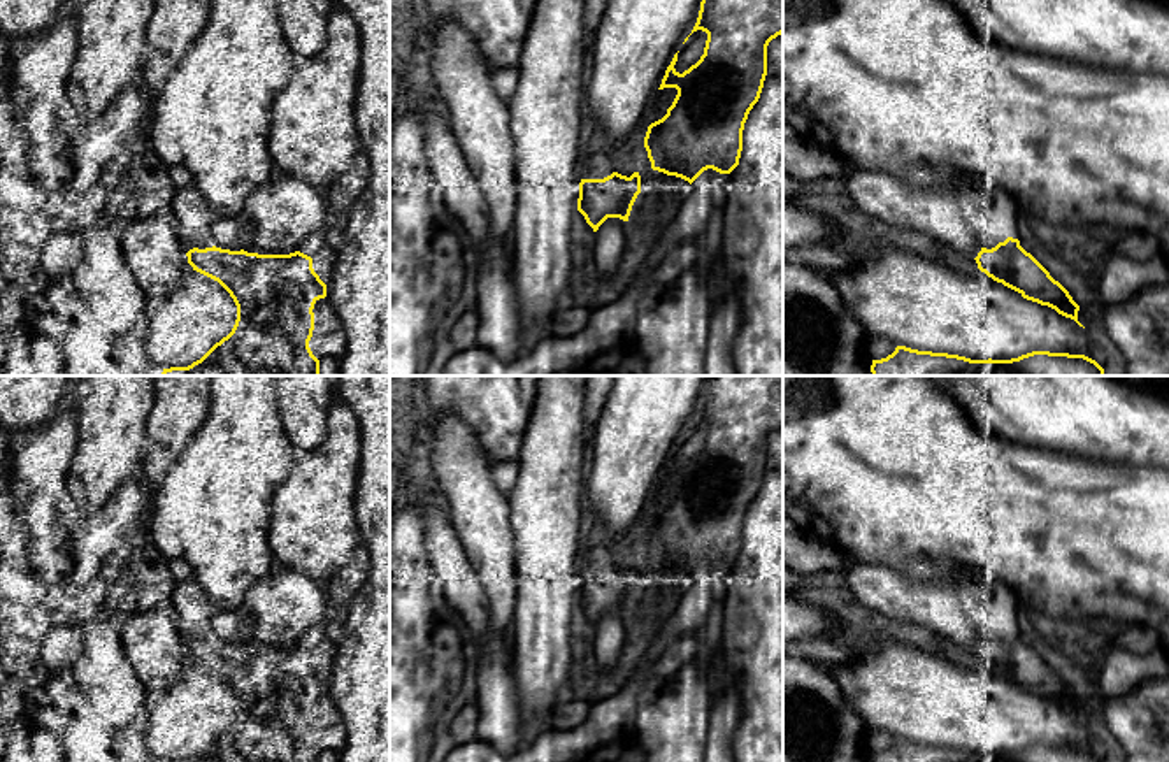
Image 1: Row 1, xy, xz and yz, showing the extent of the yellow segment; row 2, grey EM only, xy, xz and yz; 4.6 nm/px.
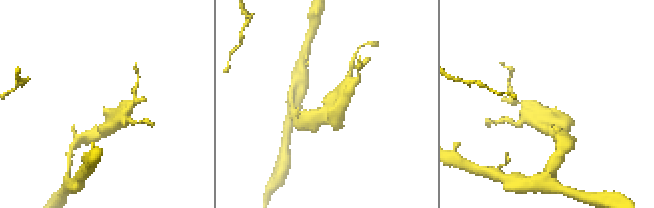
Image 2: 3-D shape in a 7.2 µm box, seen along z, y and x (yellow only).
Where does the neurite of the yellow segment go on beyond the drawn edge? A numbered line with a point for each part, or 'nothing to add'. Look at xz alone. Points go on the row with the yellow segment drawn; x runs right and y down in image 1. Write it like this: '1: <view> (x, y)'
1: xz (599, 165)

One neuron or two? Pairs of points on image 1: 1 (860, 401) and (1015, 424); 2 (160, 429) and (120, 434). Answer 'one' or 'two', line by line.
1: two
2: two

